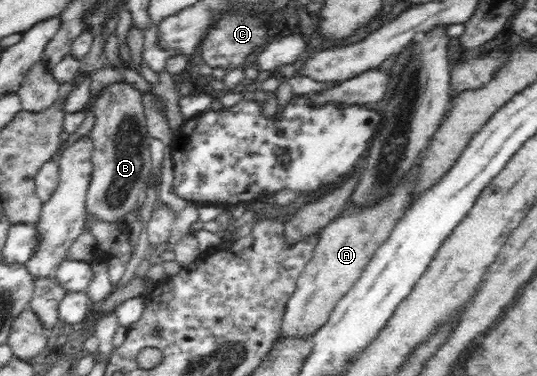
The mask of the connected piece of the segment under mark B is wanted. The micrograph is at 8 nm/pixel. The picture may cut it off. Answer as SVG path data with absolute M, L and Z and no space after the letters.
M114 83L101 94L93 109L94 127L89 133L94 144L92 173L87 190L86 210L104 221L122 219L132 212L140 199L145 182L152 169L142 94L132 85Z

